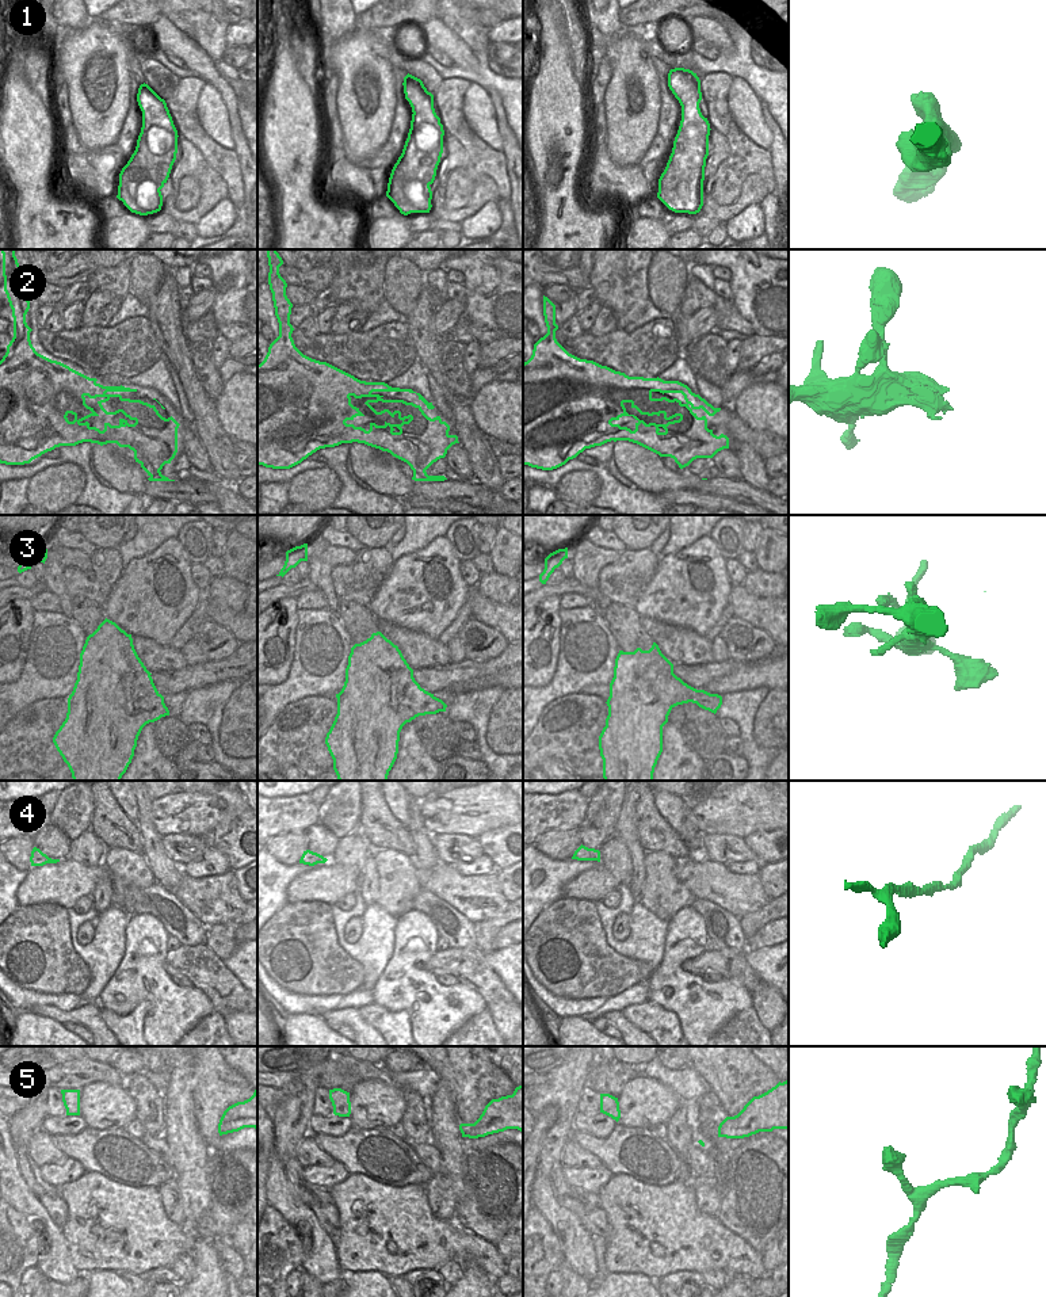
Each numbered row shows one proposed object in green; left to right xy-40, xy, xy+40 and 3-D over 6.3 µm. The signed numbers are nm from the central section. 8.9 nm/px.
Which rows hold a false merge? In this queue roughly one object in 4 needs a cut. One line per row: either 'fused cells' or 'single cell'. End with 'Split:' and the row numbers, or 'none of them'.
1: single cell
2: single cell
3: single cell
4: single cell
5: single cell
Split: none of them

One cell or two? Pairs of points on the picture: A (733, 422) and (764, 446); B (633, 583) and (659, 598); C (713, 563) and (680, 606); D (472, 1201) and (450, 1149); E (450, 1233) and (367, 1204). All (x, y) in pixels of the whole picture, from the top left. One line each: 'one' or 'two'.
A: one
B: two
C: one
D: two
E: one

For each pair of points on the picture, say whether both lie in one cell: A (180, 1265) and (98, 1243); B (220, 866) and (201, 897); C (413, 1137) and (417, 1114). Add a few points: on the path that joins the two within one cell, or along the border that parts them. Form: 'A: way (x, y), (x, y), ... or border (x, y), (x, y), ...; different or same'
A: border (191, 1252), (183, 1252), (170, 1266); different
B: border (229, 869), (221, 874), (197, 878), (183, 876); different
C: way (413, 1132), (411, 1122), (413, 1120); same

